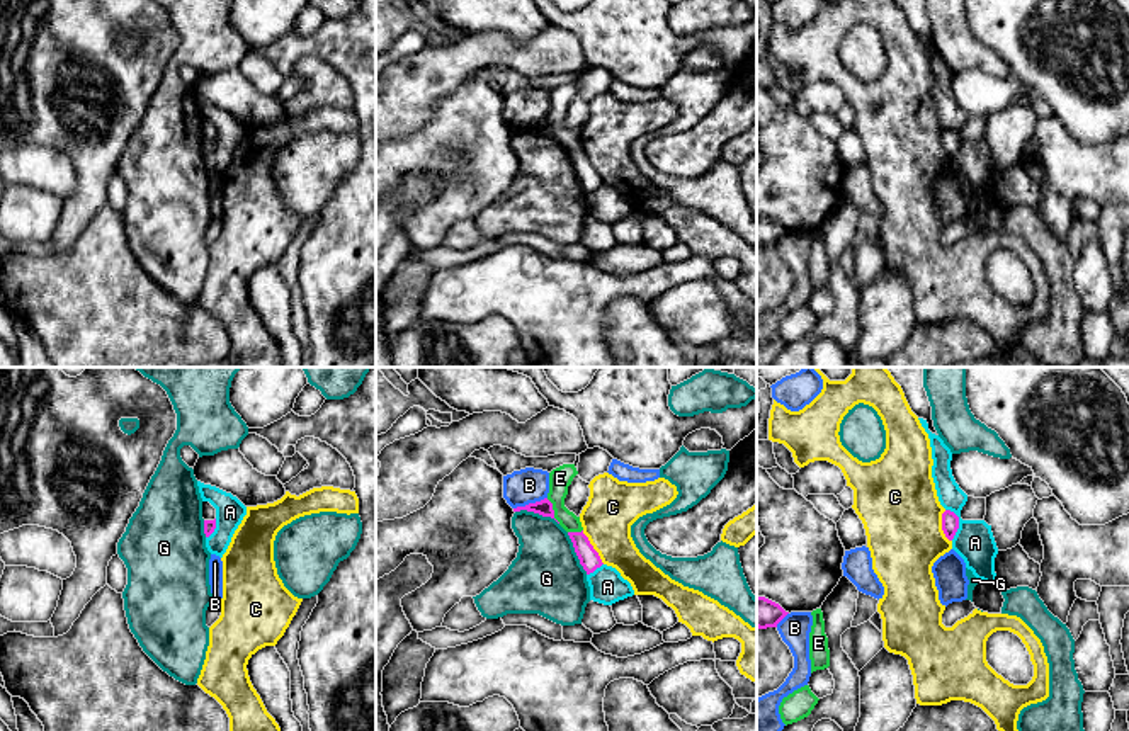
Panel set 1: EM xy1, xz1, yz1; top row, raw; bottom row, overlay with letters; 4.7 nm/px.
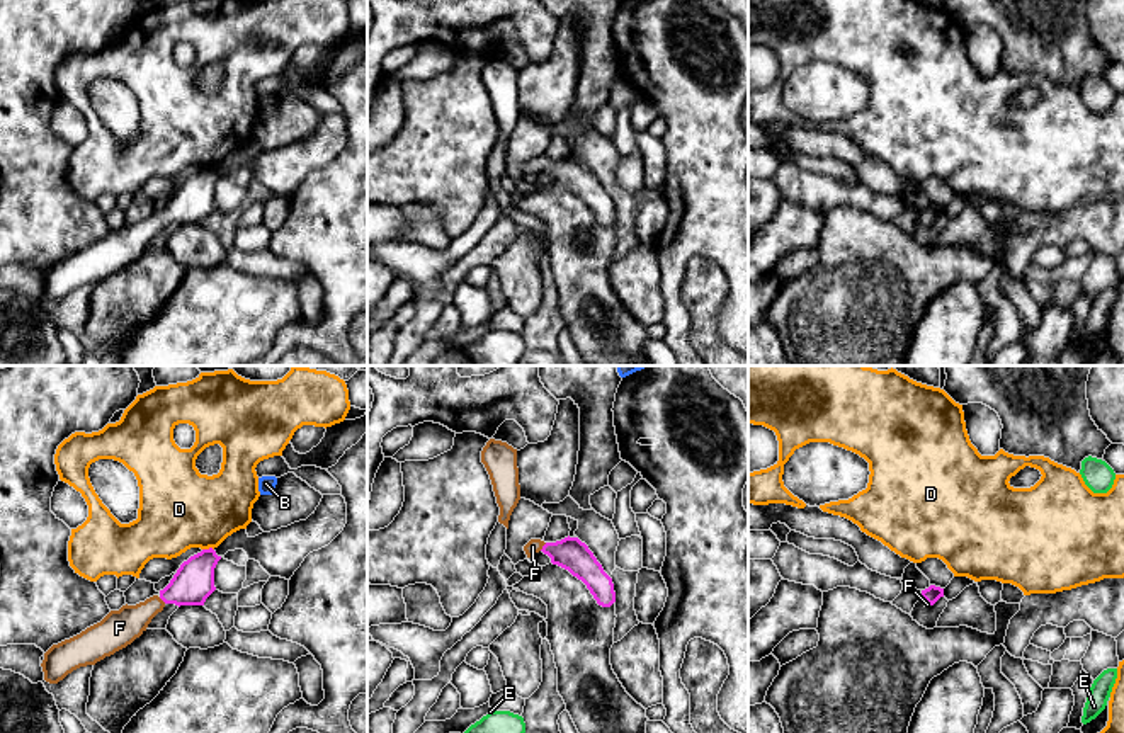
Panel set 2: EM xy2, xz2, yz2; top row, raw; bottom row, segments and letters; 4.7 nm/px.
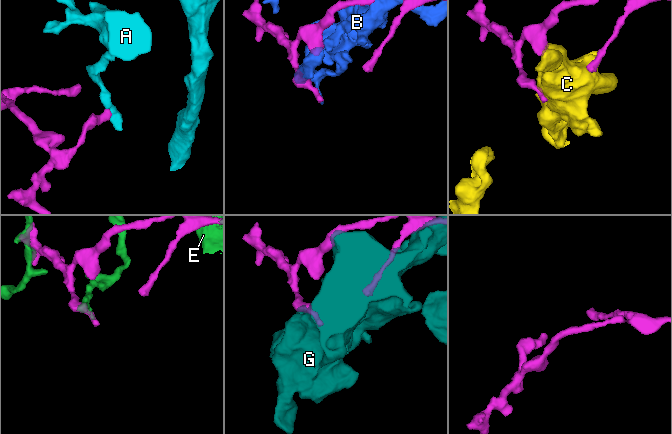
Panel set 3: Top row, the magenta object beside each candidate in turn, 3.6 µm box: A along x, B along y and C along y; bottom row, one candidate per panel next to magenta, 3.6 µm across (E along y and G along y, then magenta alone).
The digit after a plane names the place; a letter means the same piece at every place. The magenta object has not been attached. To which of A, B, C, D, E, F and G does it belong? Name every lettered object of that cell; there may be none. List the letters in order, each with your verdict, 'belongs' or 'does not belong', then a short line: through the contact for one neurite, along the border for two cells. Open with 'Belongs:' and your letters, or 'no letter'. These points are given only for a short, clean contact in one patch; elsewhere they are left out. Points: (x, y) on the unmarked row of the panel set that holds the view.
Belongs: F
A: does not belong; line yz1 (946, 128), (958, 136), (958, 150), (951, 158)
B: does not belong
C: does not belong
D: does not belong
E: does not belong
F: belongs; line xz2 (570, 172), (543, 165), (533, 165)
G: does not belong

